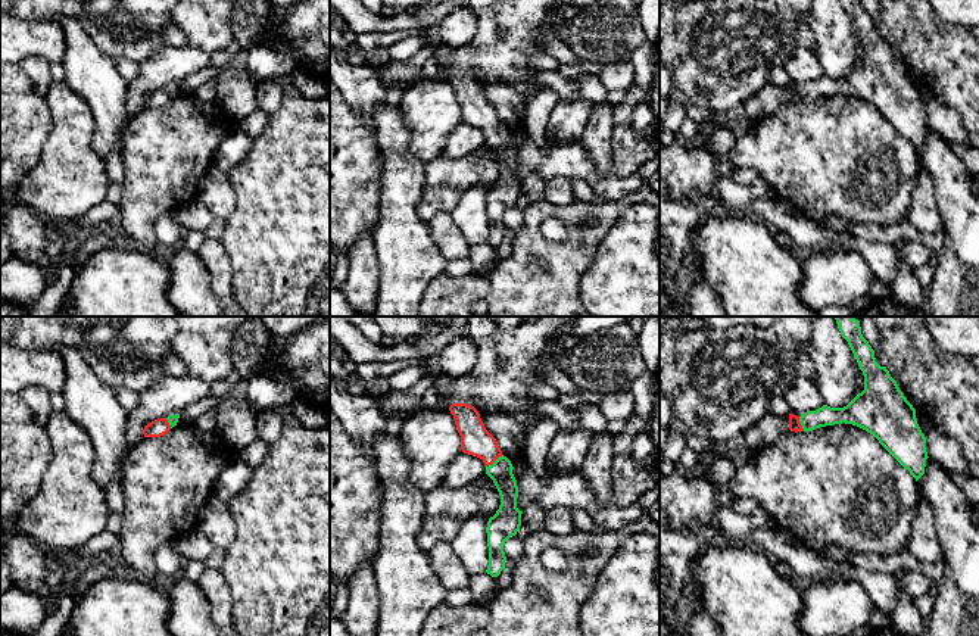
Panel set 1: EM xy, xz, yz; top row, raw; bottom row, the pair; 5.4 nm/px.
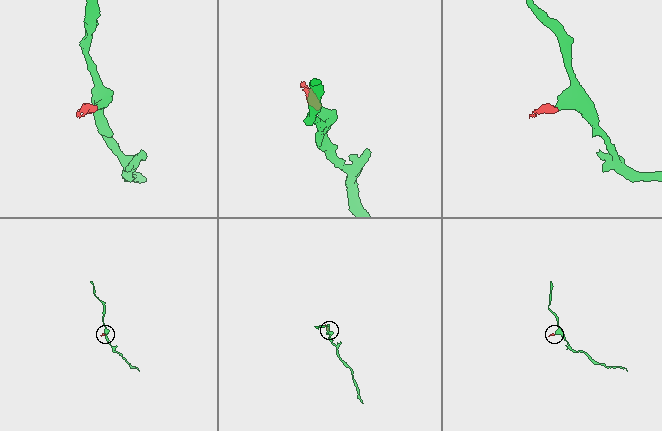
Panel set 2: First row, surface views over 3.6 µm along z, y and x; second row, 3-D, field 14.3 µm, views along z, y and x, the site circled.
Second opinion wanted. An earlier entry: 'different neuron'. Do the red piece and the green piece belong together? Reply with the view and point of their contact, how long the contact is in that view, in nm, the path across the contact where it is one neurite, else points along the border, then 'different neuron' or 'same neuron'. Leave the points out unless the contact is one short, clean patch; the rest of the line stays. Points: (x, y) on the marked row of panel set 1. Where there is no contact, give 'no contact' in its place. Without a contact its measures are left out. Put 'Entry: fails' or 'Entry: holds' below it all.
contact xz (493, 461); length 120 nm; way xz (476, 440), (493, 461), (501, 471); same neuron
Entry: fails

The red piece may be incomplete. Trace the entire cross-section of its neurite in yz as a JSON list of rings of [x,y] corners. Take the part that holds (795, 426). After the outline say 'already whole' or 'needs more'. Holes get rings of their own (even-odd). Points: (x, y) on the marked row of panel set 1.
[[[835,317],[864,375],[864,390],[847,406],[823,405],[801,417],[789,414],[791,431],[813,431],[835,424],[852,424],[873,434],[879,443],[916,478],[925,474],[927,452],[916,409],[900,390],[886,367],[876,362],[874,350],[861,334],[854,317]]]; needs more

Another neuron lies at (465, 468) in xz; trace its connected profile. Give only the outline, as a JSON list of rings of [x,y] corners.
[[[461,452],[450,464],[442,486],[448,489],[462,489],[484,474],[486,465],[483,459]]]

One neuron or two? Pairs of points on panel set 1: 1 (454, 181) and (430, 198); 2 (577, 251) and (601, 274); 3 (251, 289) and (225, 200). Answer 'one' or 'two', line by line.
1: one
2: two
3: two

